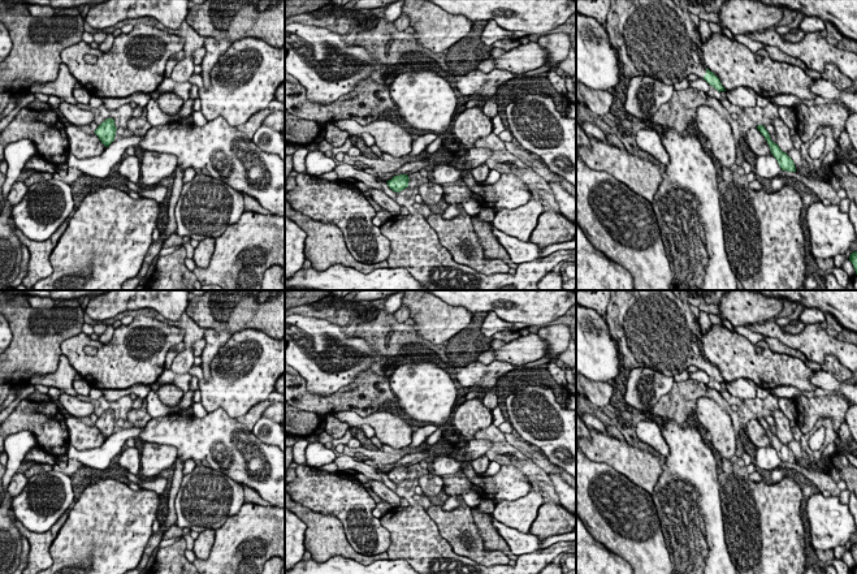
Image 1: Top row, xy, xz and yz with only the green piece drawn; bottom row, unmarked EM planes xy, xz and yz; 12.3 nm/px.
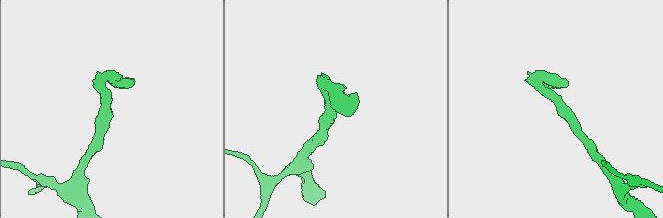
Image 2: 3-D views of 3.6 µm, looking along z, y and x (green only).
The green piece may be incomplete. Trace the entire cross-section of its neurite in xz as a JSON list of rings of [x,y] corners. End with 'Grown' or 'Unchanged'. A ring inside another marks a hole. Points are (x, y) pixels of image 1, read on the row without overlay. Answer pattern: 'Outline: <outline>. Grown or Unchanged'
Outline: [[[399,466],[399,467],[394,467],[391,471],[388,472],[388,478],[395,483],[399,484],[402,482],[404,482],[406,479],[408,479],[408,467],[407,466]]]. Unchanged

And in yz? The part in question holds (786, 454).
Outline: [[[758,417],[757,420],[761,423],[761,426],[767,432],[767,436],[770,437],[771,445],[778,452],[779,458],[782,459],[782,462],[796,463],[796,458],[795,458],[793,452],[785,444],[783,444],[776,435],[774,435],[771,432],[770,426],[765,420],[765,418]]]. Unchanged

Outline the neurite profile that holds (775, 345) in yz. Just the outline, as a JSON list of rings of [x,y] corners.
[[[766,336],[763,341],[767,342],[770,350],[774,351],[774,353],[780,353],[780,354],[785,354],[785,355],[789,355],[789,357],[793,357],[793,358],[798,358],[802,362],[808,361],[806,357],[800,350],[788,348],[787,345],[784,345],[778,338]]]

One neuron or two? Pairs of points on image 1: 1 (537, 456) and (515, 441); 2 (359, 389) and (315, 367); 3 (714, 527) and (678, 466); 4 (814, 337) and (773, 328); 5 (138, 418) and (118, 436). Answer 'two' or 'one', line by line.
1: one
2: two
3: one
4: one
5: two

